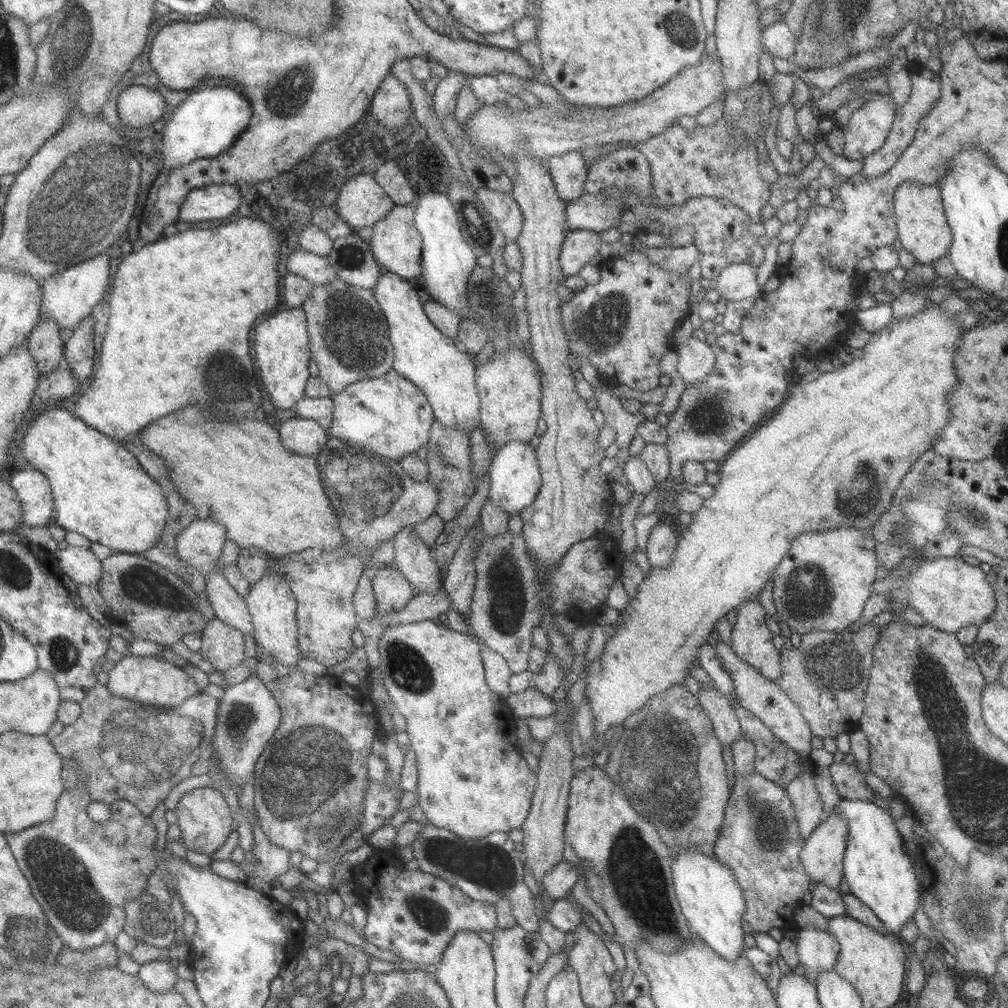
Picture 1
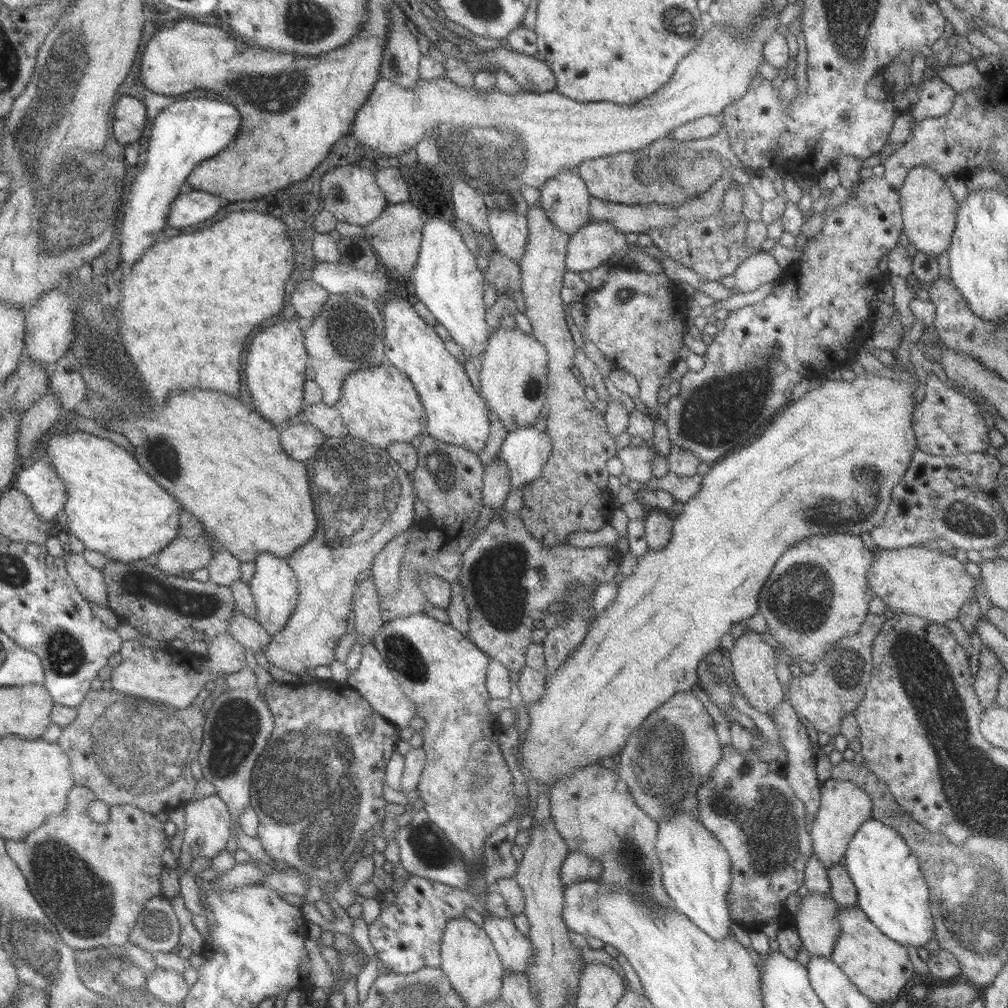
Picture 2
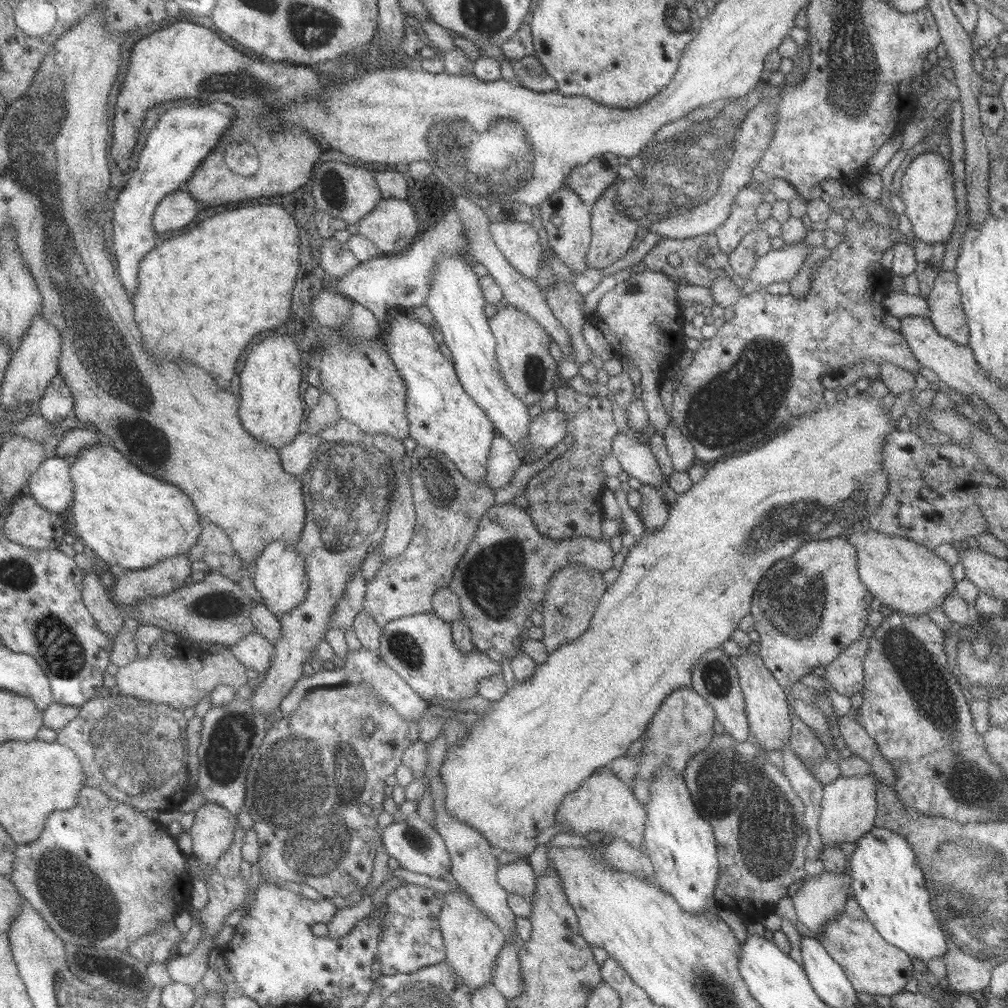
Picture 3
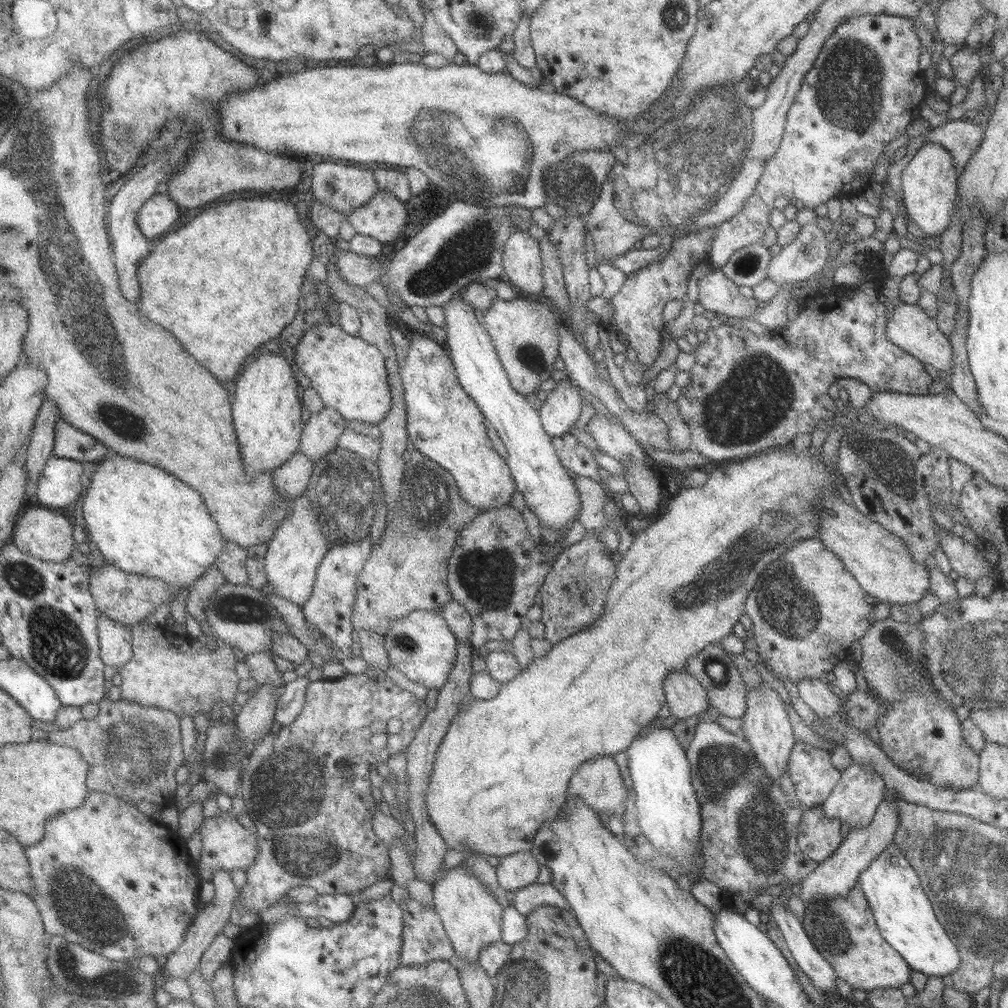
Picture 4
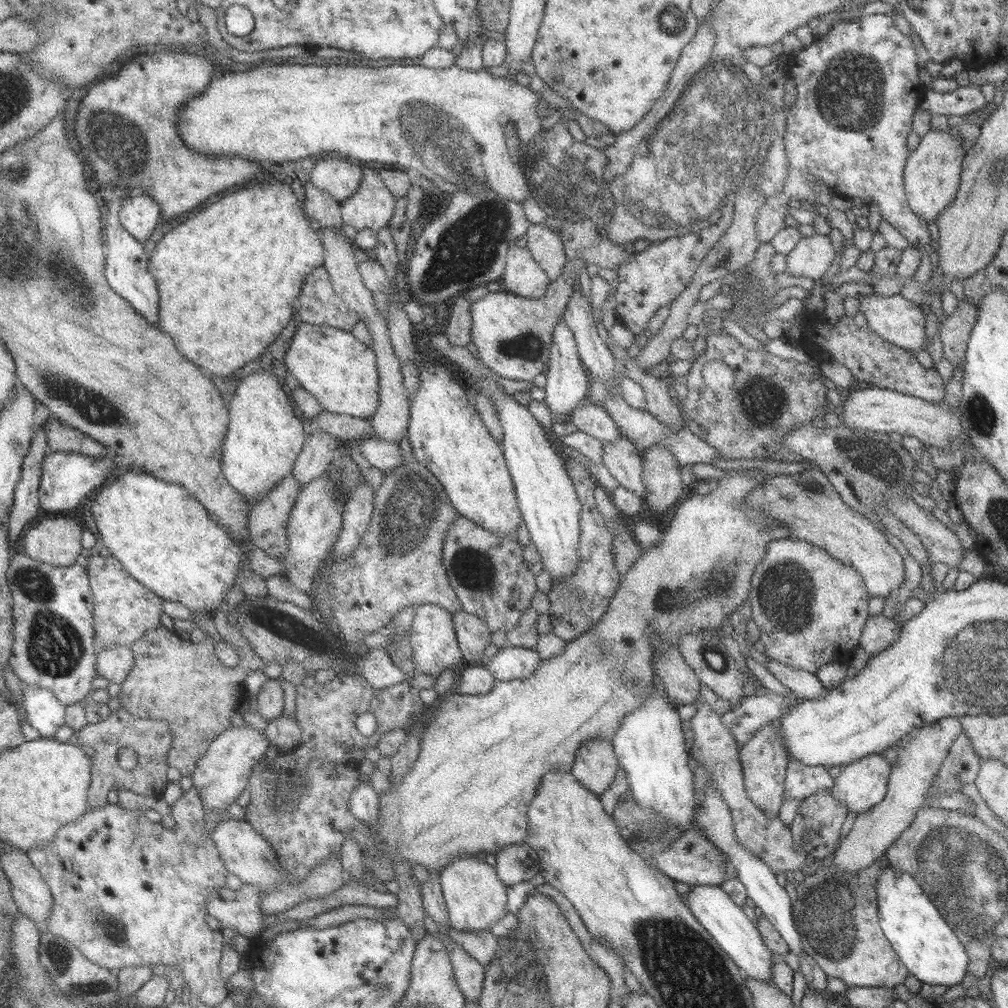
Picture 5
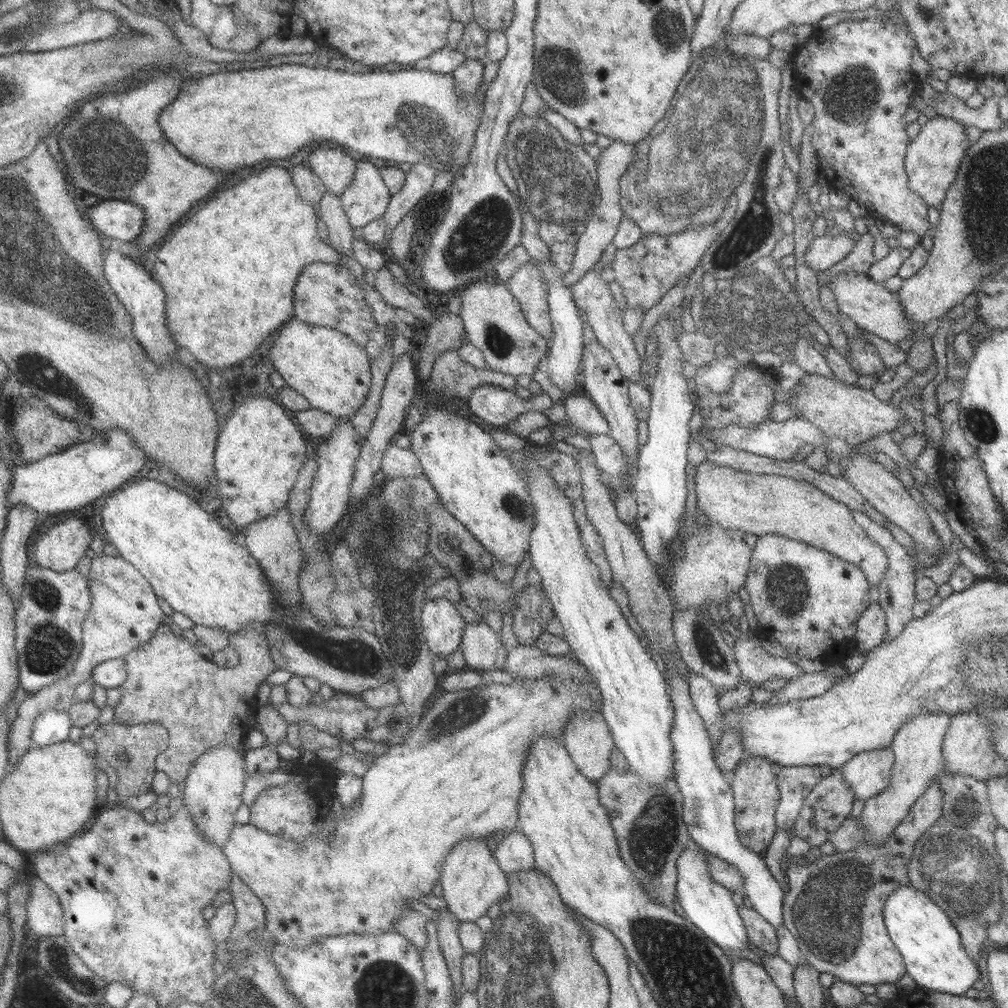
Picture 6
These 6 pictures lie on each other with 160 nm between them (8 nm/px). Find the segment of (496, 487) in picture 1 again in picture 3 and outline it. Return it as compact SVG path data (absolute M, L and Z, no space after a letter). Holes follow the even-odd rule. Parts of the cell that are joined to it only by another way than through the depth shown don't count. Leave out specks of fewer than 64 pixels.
M558 407L541 412L532 418L527 440L521 444L526 449L538 448L539 452L546 452L556 446L567 436L567 414Z

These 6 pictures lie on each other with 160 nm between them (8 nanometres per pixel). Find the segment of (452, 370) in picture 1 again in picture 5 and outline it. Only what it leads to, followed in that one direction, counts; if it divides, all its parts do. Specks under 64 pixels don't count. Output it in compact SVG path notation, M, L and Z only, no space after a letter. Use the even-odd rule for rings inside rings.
M437 361L434 364L428 363L426 367L422 369L419 376L419 388L418 393L414 395L414 399L411 401L411 419L408 427L408 440L413 448L413 453L415 460L420 464L423 464L441 483L453 504L453 507L457 510L460 517L466 517L474 524L480 525L482 528L488 530L488 532L496 535L496 537L504 537L510 535L510 533L516 533L520 524L522 524L523 518L521 515L521 510L519 509L519 502L517 499L517 494L515 491L515 486L508 470L508 465L506 464L506 459L504 456L503 445L500 444L489 431L489 428L482 422L478 411L474 408L471 400L471 393L467 389L467 385L464 384L460 378L454 378L452 372L442 365L438 365Z

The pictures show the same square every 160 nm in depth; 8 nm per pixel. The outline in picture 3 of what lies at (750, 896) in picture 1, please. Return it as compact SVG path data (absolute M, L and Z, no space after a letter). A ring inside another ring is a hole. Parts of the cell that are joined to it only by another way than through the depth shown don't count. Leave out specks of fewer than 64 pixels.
M714 733L704 751L688 762L682 776L696 809L712 825L719 847L720 870L714 892L721 908L726 905L732 906L734 910L741 908L758 914L764 905L777 904L778 900L786 897L790 884L805 881L804 858L808 831L804 826L804 804L788 778L769 761L765 751L752 739L740 742L728 733Z

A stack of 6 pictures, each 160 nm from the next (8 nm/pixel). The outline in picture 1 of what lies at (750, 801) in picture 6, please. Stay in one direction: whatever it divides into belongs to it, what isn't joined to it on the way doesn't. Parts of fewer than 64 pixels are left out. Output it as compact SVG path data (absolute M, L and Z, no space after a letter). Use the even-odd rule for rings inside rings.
M758 596L742 603L737 609L737 621L732 631L731 649L746 664L755 668L768 680L778 683L782 676L780 650L774 647L772 638L773 632L766 624L766 611L758 601Z

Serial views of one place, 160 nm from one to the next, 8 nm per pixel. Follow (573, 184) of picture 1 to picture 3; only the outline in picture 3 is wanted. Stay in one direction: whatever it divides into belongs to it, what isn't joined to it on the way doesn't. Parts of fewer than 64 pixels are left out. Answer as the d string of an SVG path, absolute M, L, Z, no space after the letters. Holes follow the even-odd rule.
M562 186L541 204L541 218L542 226L547 230L552 251L566 267L572 269L570 272L574 278L578 277L580 272L588 271L586 257L592 238L590 207L587 207L573 190Z

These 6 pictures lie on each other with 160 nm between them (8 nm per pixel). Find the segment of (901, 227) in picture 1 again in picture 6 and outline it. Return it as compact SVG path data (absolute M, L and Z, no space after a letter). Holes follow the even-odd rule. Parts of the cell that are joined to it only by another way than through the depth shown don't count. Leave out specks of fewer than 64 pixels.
M936 115L930 117L928 121L921 126L917 138L911 139L910 144L907 146L907 153L905 156L905 169L908 175L909 187L925 200L932 207L940 207L941 202L945 199L946 193L950 185L957 177L958 169L960 168L962 159L966 154L968 148L972 144L970 134L965 131L965 124L958 122L950 117Z

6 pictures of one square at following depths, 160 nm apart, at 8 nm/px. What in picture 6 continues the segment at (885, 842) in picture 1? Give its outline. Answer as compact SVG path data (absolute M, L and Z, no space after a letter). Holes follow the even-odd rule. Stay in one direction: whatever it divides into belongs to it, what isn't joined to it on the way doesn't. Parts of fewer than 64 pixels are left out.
M908 886L897 888L884 905L888 934L902 955L907 973L918 987L963 996L980 978L976 961L965 951L961 934L946 911L925 892Z

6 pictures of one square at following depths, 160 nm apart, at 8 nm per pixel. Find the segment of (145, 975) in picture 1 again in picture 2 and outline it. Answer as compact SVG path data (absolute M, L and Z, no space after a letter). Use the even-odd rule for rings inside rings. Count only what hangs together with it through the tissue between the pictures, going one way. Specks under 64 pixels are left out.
M157 967L157 971L148 976L148 990L159 996L166 1004L180 1006L190 996L190 984L183 974Z

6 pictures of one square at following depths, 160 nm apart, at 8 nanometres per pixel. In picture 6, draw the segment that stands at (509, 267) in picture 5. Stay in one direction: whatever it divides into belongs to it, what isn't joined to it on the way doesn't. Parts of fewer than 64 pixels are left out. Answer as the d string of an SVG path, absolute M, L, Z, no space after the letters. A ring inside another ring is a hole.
M527 262L505 283L511 295L519 301L519 308L528 325L535 333L544 337L550 345L554 337L554 328L549 316L548 283L536 269L536 265Z

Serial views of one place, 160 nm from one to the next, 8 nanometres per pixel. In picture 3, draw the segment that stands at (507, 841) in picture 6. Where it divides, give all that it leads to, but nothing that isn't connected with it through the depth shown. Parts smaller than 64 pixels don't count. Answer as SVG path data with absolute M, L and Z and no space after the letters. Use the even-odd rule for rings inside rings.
M528 860L500 865L497 870L497 880L500 886L510 893L530 896L536 890L536 874Z

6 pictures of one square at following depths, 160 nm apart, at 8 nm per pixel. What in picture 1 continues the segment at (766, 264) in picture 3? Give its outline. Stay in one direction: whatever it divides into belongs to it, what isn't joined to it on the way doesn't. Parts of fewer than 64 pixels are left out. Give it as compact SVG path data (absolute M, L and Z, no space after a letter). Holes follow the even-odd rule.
M750 264L729 265L718 276L717 281L715 290L720 299L730 303L762 295L757 284L757 268Z

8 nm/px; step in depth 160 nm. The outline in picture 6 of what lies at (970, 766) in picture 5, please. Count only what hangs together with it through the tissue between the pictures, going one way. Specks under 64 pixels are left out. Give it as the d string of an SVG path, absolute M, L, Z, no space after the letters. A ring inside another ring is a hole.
M935 779L882 844L863 843L850 851L836 851L832 855L817 854L817 859L806 866L792 862L787 868L790 891L784 895L783 923L796 937L802 960L820 972L832 974L836 980L855 986L882 982L896 984L906 974L902 955L888 934L882 910L892 892L909 885L908 860L913 855L917 840L943 816L942 804L944 791L938 779Z

